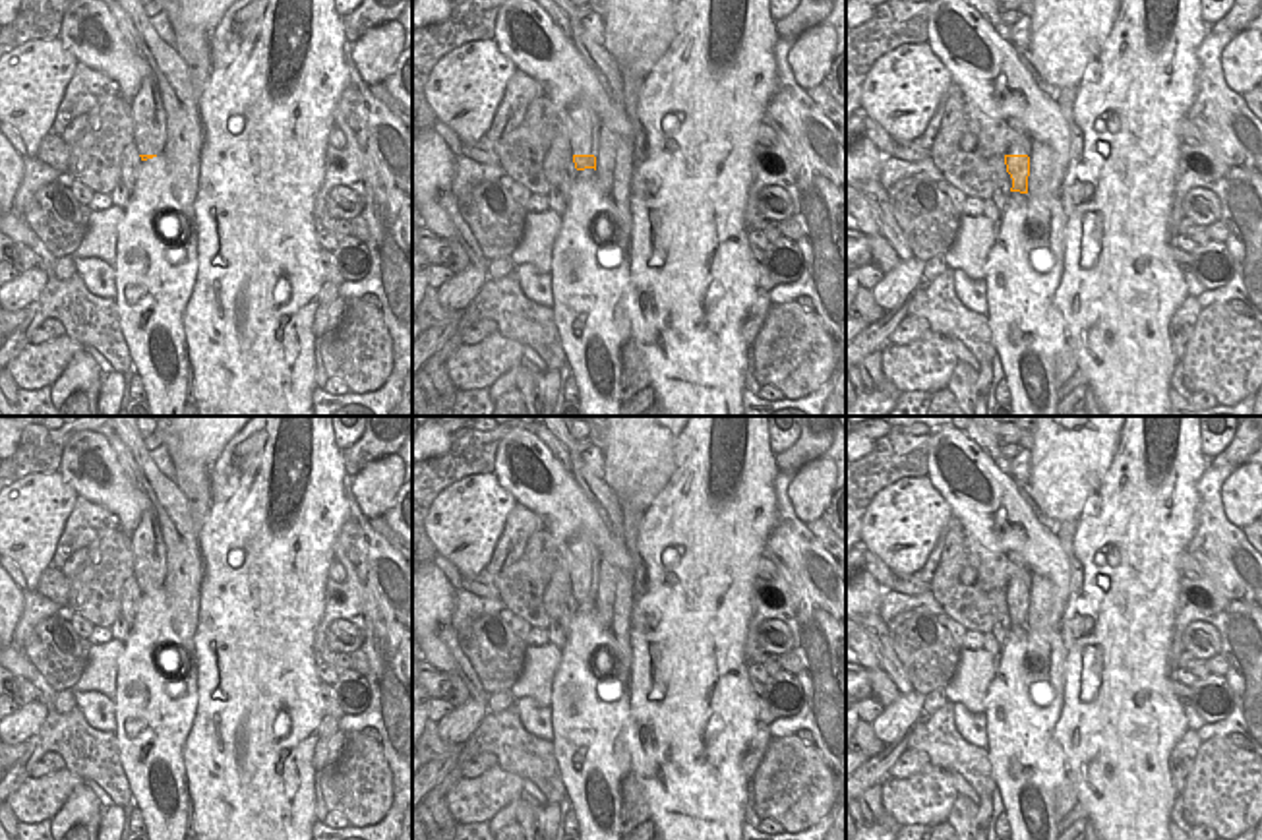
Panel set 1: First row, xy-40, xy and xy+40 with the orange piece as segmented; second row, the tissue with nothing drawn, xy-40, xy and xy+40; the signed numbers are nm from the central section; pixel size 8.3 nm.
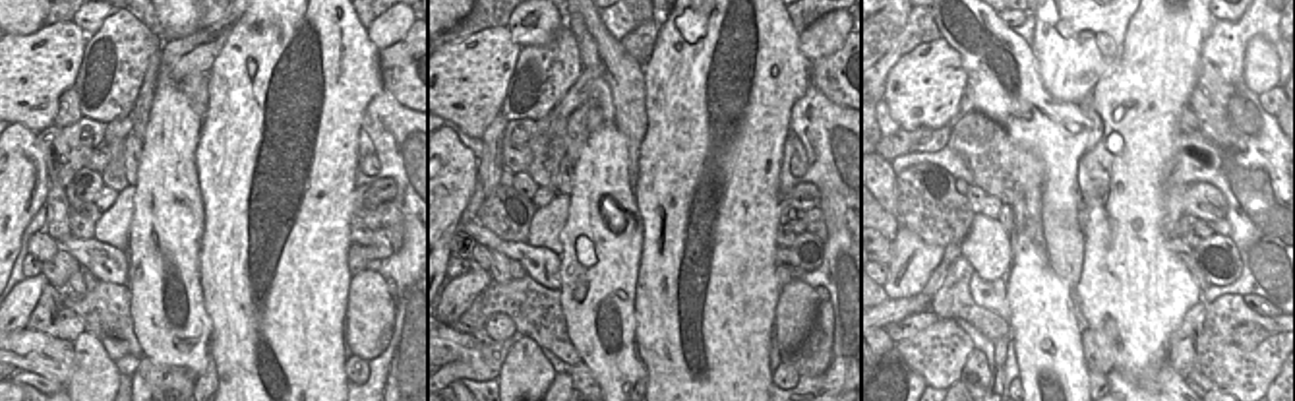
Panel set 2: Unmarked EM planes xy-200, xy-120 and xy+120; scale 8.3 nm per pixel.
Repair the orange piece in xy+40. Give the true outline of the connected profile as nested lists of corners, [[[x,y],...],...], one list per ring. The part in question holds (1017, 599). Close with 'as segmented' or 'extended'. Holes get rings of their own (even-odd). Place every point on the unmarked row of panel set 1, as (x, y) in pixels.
[[[1008,552],[1007,557],[1014,563],[1014,571],[1005,588],[1007,606],[1012,612],[1010,625],[1028,627],[1032,571],[1018,554]]]; extended

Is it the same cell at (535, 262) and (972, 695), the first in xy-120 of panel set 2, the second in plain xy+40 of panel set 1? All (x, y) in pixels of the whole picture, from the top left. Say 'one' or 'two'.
two

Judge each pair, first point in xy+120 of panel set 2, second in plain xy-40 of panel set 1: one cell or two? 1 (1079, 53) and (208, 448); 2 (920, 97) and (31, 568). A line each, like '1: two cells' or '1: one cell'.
1: one cell
2: one cell

